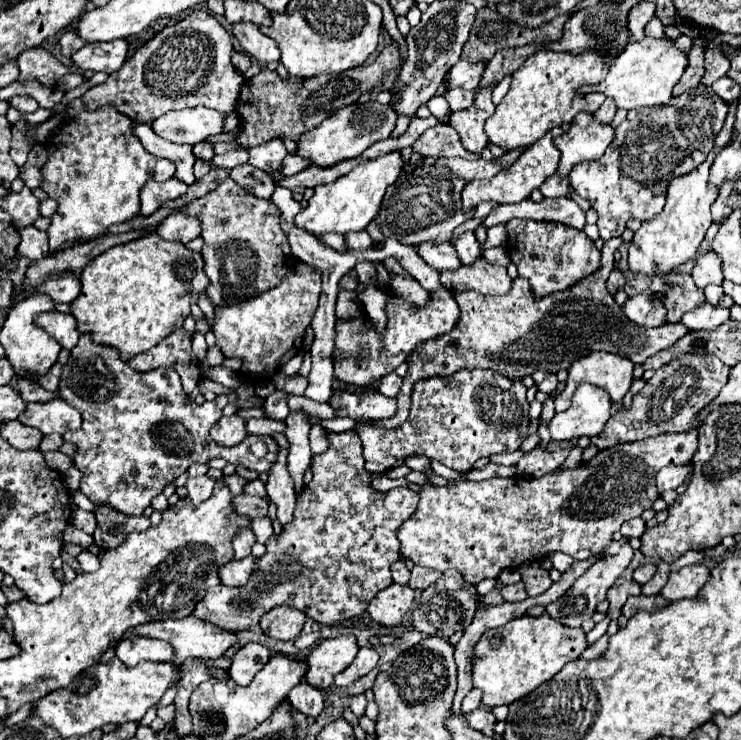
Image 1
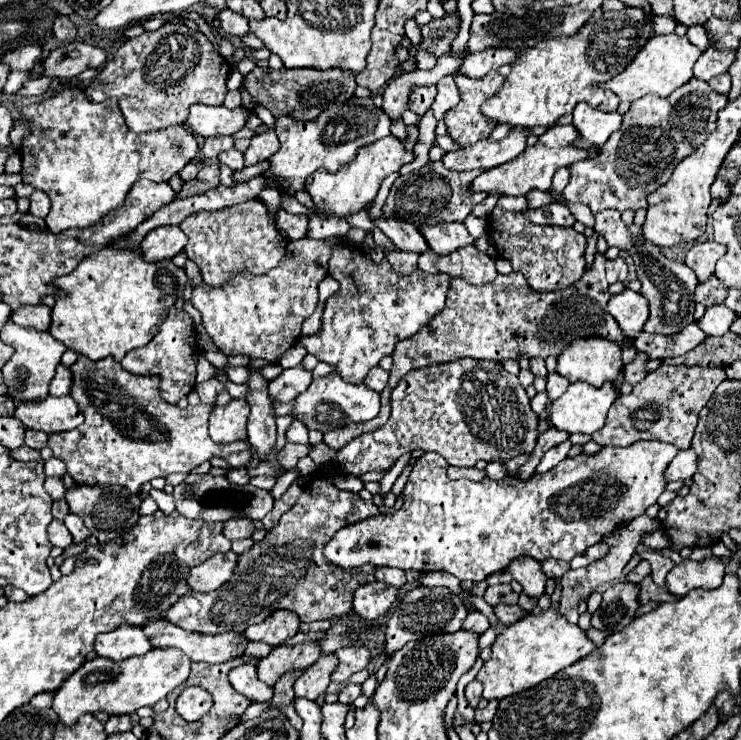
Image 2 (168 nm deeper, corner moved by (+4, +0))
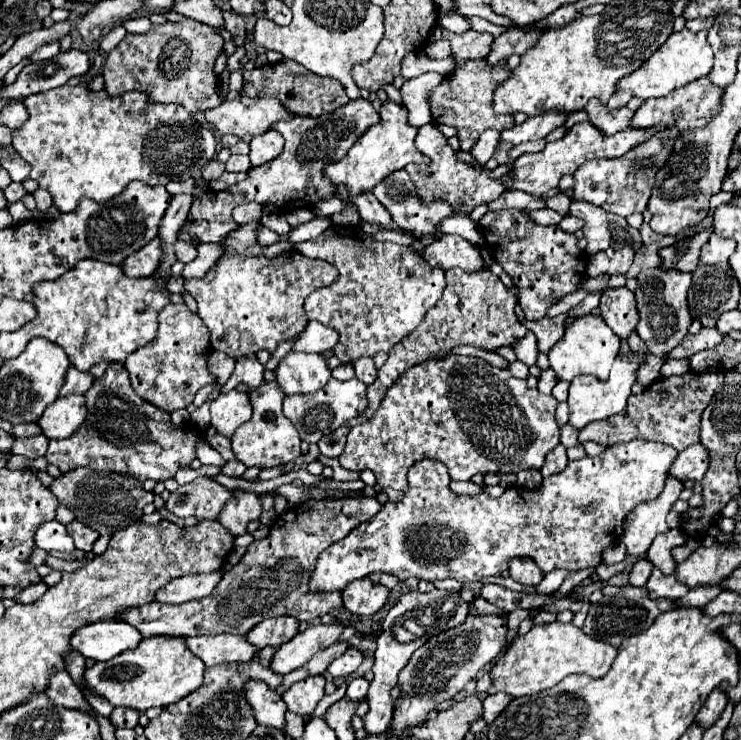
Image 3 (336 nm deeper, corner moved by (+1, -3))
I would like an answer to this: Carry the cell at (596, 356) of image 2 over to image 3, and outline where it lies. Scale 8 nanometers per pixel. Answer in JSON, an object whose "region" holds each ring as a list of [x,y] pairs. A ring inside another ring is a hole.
{"region":[[[585,315],[565,325],[565,335],[547,353],[551,369],[558,379],[571,382],[577,375],[595,375],[597,379],[607,379],[611,365],[619,353],[619,337],[607,327],[599,315]]]}

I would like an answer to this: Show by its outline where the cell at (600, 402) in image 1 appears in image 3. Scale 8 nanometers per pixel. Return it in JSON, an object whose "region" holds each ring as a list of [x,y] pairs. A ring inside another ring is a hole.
{"region":[[[625,353],[625,355],[617,355],[613,367],[611,367],[611,373],[607,377],[607,381],[601,381],[601,379],[595,379],[591,375],[579,375],[571,381],[571,387],[569,387],[569,425],[573,425],[575,429],[583,429],[587,423],[591,421],[597,421],[597,419],[607,419],[619,411],[625,409],[627,405],[627,397],[631,395],[631,387],[633,383],[637,381],[637,369],[645,363],[645,355],[639,355],[639,353]]]}

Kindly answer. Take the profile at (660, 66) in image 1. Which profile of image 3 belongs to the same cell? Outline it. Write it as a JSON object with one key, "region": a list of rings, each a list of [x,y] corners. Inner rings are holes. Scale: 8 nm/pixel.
{"region":[[[685,27],[681,31],[673,31],[671,37],[663,43],[663,47],[659,47],[651,55],[651,59],[647,59],[637,71],[623,77],[617,83],[617,87],[633,91],[633,97],[639,97],[645,101],[649,97],[669,95],[673,89],[679,89],[699,77],[709,75],[711,67],[713,67],[713,51],[711,51],[711,45],[707,43],[707,31],[693,33]]]}

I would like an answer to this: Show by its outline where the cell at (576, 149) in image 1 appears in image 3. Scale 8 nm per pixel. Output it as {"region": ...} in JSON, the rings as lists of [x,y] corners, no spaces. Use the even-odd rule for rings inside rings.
{"region":[[[591,99],[585,107],[589,121],[599,127],[605,135],[613,135],[617,131],[623,131],[625,127],[629,127],[629,121],[633,119],[633,111],[627,107],[621,109],[607,109],[603,103],[599,103],[599,99]]]}

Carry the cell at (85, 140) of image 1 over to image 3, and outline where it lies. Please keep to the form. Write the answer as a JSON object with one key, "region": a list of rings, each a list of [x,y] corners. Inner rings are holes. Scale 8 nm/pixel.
{"region":[[[83,83],[75,87],[63,85],[59,89],[27,97],[25,107],[29,111],[29,119],[13,133],[13,147],[25,161],[31,163],[31,179],[51,193],[53,205],[57,205],[61,213],[73,211],[81,197],[105,203],[119,195],[127,183],[135,179],[147,185],[167,185],[169,181],[201,177],[203,167],[217,151],[213,129],[201,125],[175,103],[151,103],[141,91],[127,91],[123,95],[109,97],[105,89],[91,91]]]}

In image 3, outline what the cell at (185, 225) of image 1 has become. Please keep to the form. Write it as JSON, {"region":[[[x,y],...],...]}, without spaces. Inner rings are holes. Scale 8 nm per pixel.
{"region":[[[153,239],[151,243],[147,243],[147,247],[143,247],[141,251],[137,251],[135,255],[129,255],[121,267],[123,273],[127,277],[151,277],[157,269],[157,263],[161,261],[161,241]]]}

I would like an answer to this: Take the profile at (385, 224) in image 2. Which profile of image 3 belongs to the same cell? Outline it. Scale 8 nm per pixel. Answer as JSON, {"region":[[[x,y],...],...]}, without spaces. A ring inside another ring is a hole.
{"region":[[[363,191],[363,195],[355,195],[355,199],[351,199],[351,201],[359,209],[359,215],[361,215],[363,221],[381,225],[385,229],[393,229],[393,231],[397,231],[397,233],[403,235],[403,231],[399,227],[395,227],[389,211],[375,199],[375,195],[371,191]]]}

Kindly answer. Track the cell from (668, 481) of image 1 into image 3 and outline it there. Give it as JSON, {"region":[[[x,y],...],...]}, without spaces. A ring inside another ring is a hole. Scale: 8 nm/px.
{"region":[[[697,443],[697,445],[691,445],[687,449],[683,449],[677,459],[673,461],[671,465],[671,475],[679,477],[679,479],[695,479],[695,481],[701,481],[705,471],[709,467],[709,453],[707,449]]]}

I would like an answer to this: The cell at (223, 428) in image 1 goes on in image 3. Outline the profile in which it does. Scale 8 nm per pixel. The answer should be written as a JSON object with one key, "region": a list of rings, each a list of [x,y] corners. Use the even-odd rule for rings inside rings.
{"region":[[[233,389],[221,393],[211,403],[211,425],[217,429],[217,433],[231,437],[239,425],[251,419],[251,413],[253,409],[249,403],[249,395]]]}

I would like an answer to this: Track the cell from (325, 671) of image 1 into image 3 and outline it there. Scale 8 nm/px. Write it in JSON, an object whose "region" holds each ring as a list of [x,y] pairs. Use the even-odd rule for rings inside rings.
{"region":[[[321,675],[307,677],[299,683],[293,683],[281,699],[287,705],[287,711],[297,713],[297,715],[309,715],[317,707],[317,703],[325,695],[325,679]]]}

